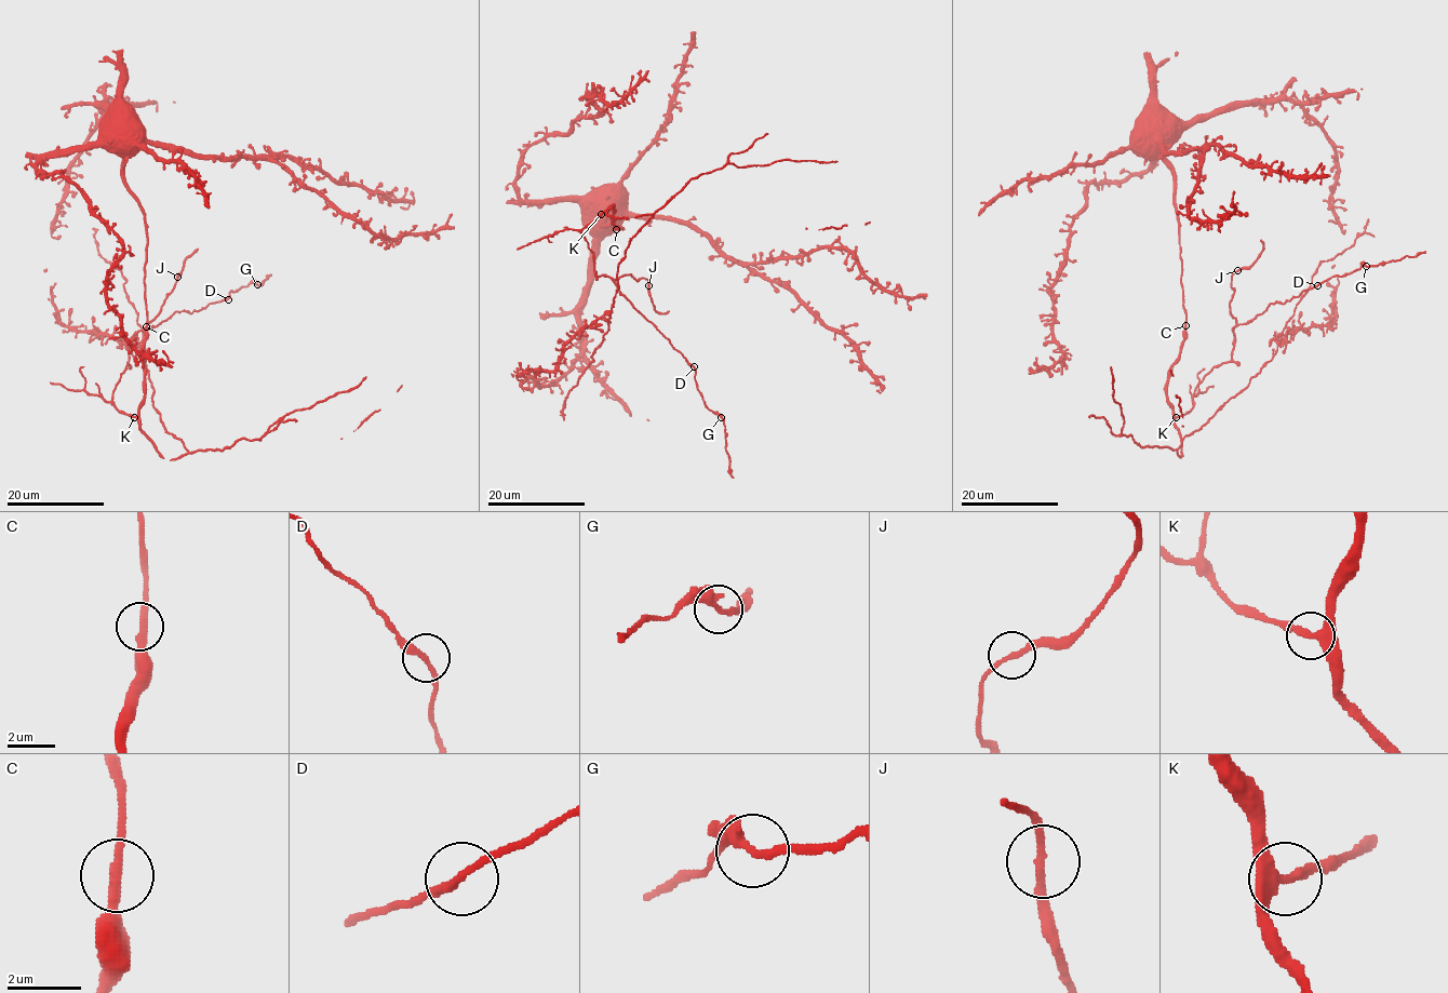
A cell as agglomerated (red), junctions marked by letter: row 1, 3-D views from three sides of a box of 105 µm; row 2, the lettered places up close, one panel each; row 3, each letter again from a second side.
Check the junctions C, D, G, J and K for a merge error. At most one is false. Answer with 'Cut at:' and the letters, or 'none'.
Cut at: none

